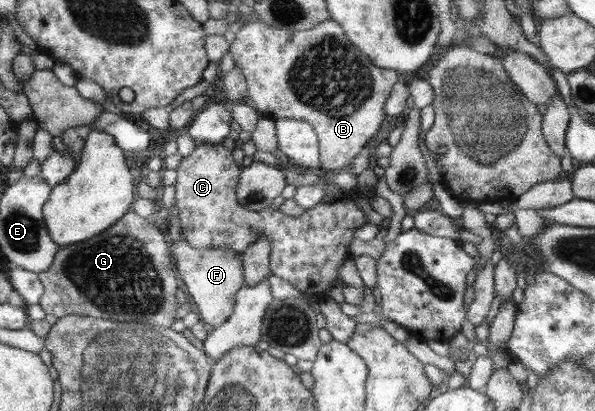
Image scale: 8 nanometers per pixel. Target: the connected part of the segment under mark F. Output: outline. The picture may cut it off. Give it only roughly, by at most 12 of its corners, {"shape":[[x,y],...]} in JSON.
{"shape":[[170,243],[187,297],[209,329],[246,286],[242,255]]}

